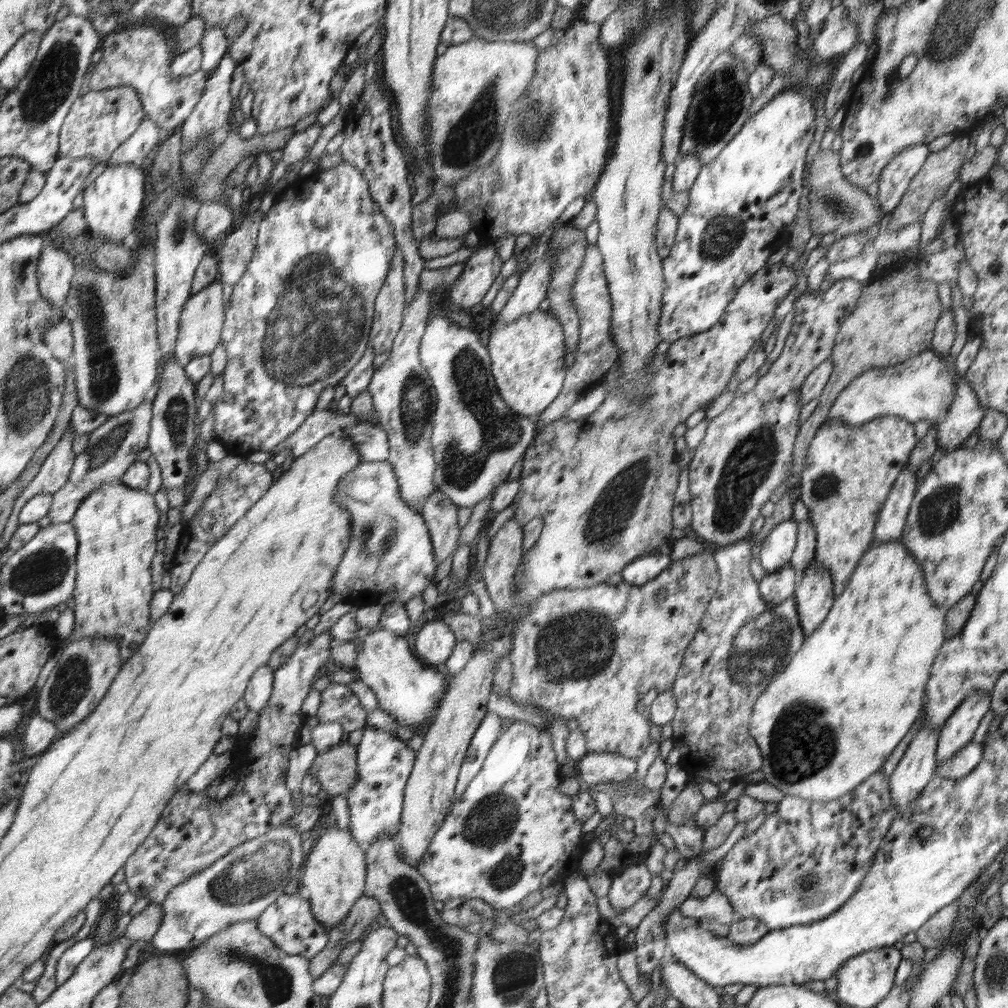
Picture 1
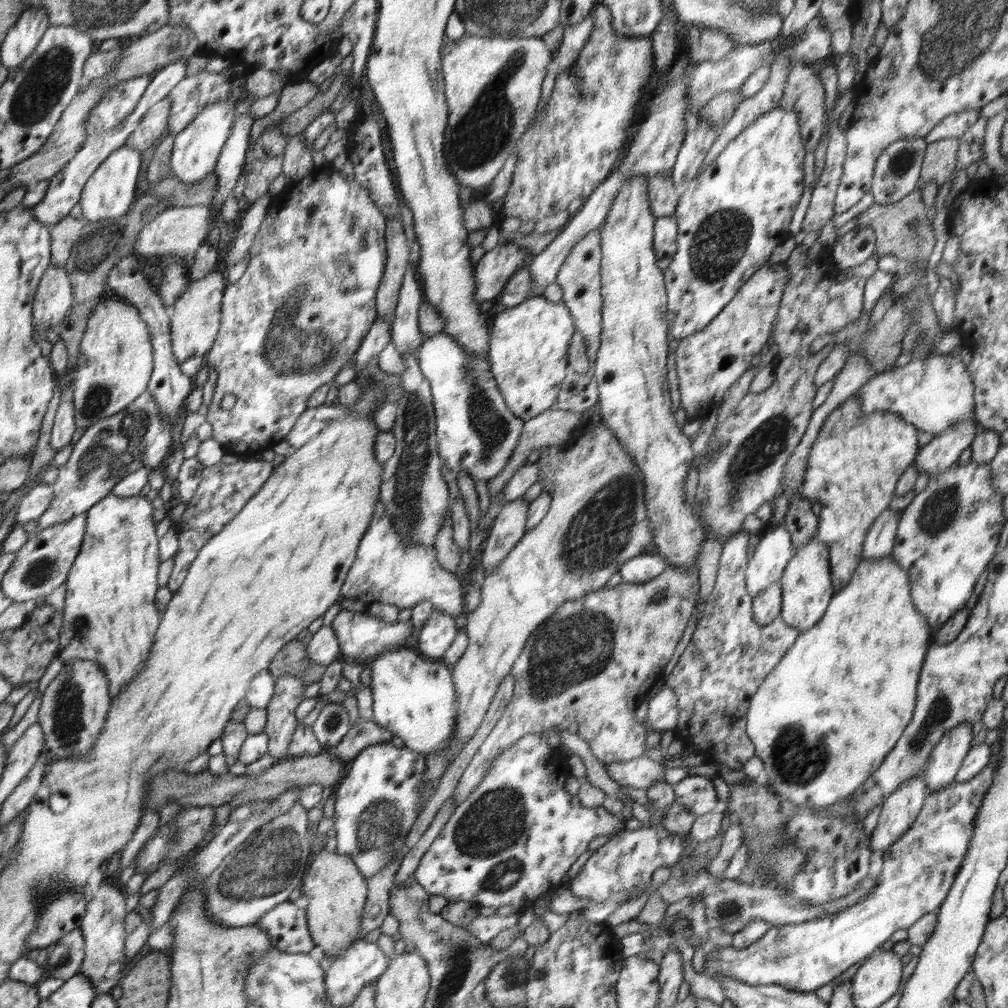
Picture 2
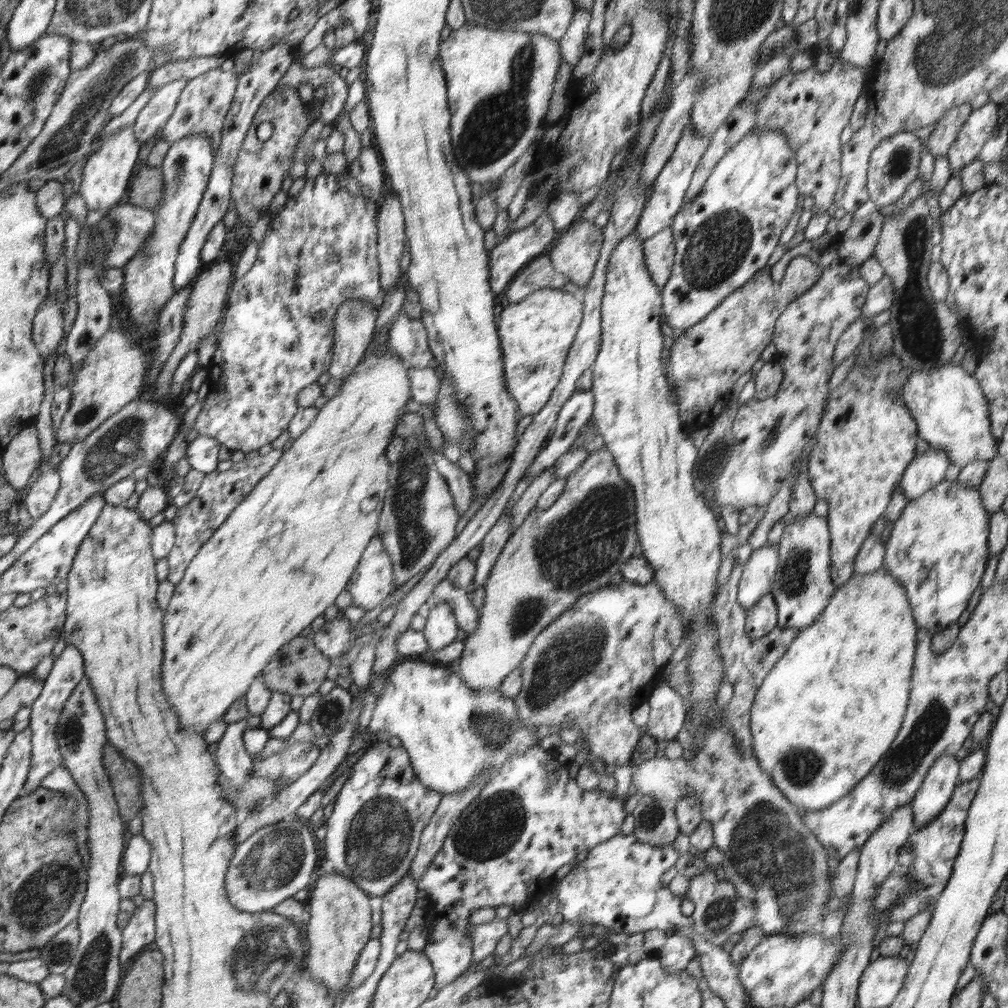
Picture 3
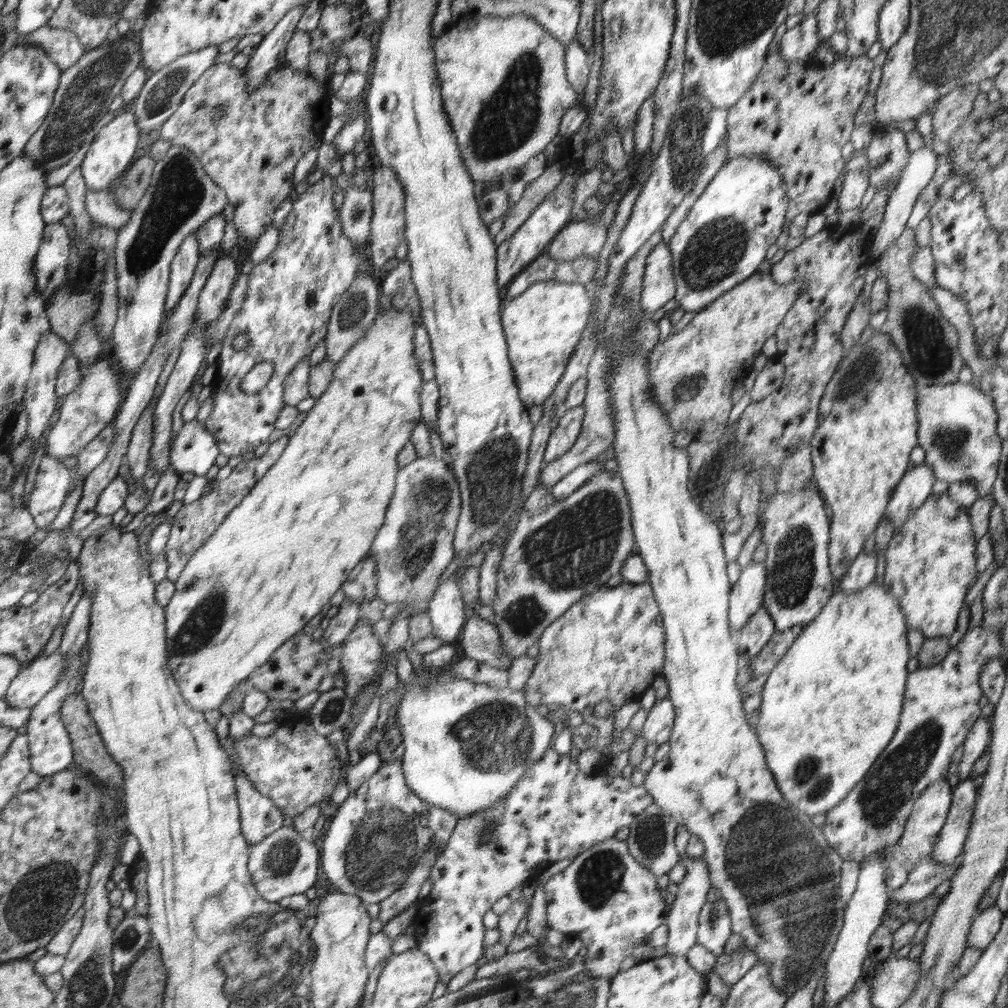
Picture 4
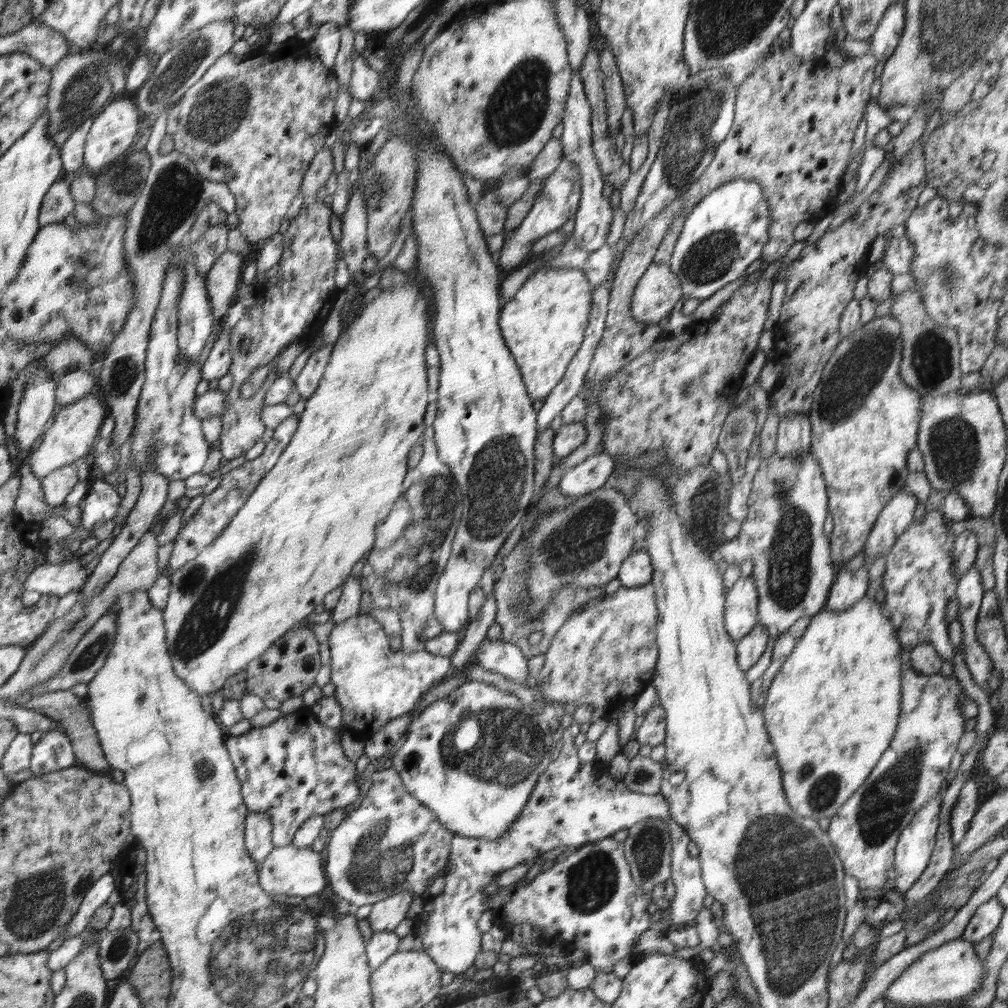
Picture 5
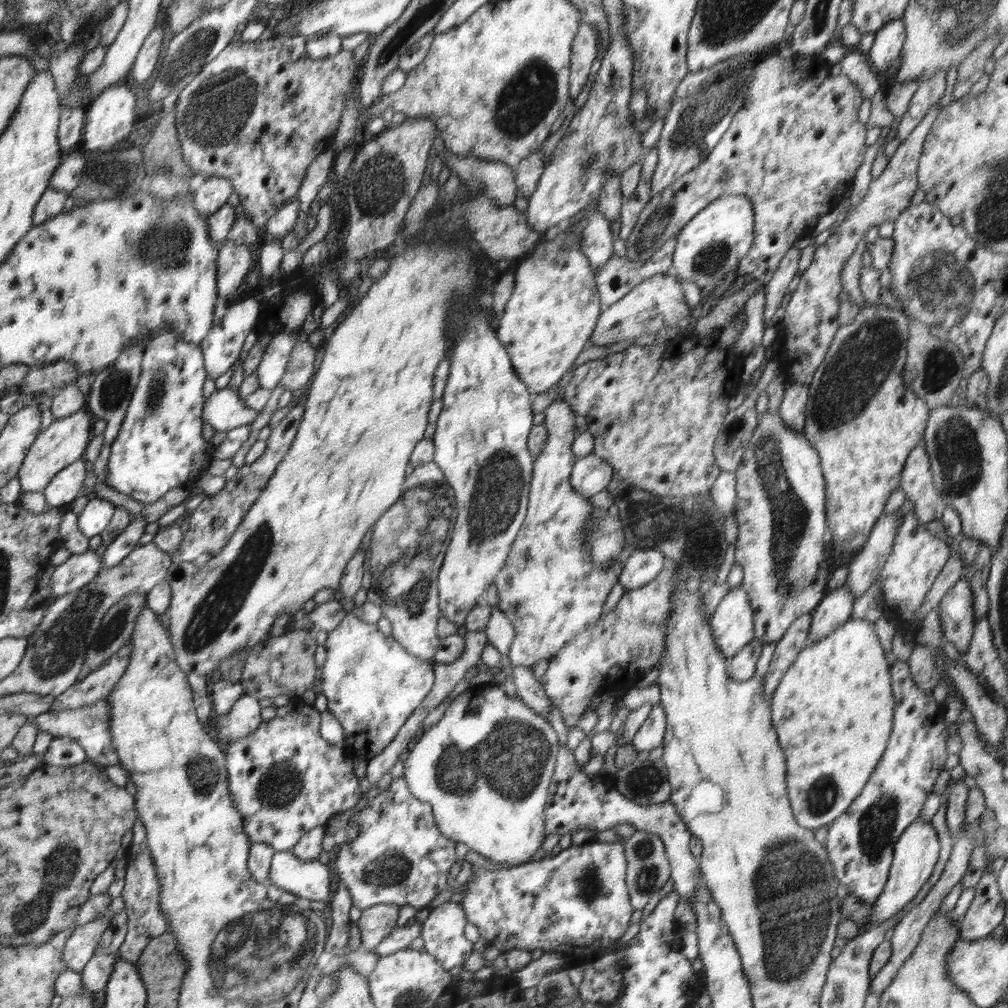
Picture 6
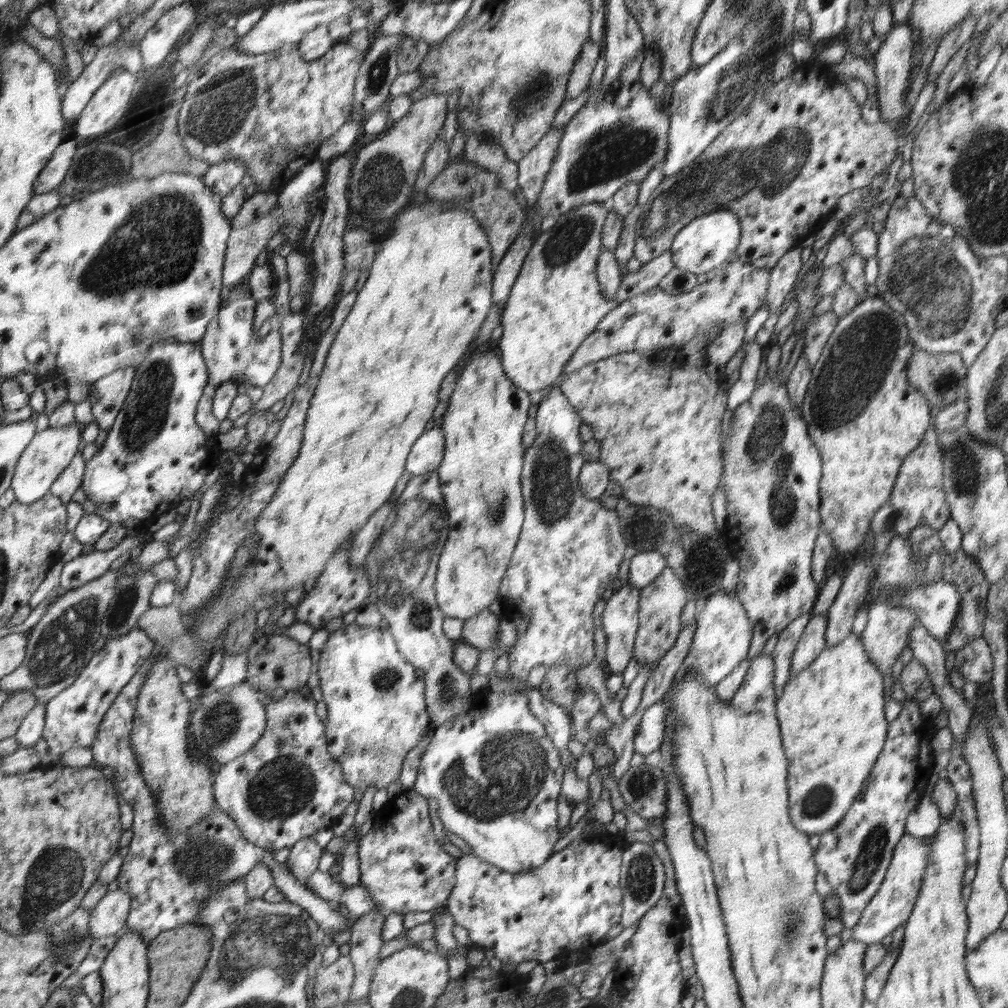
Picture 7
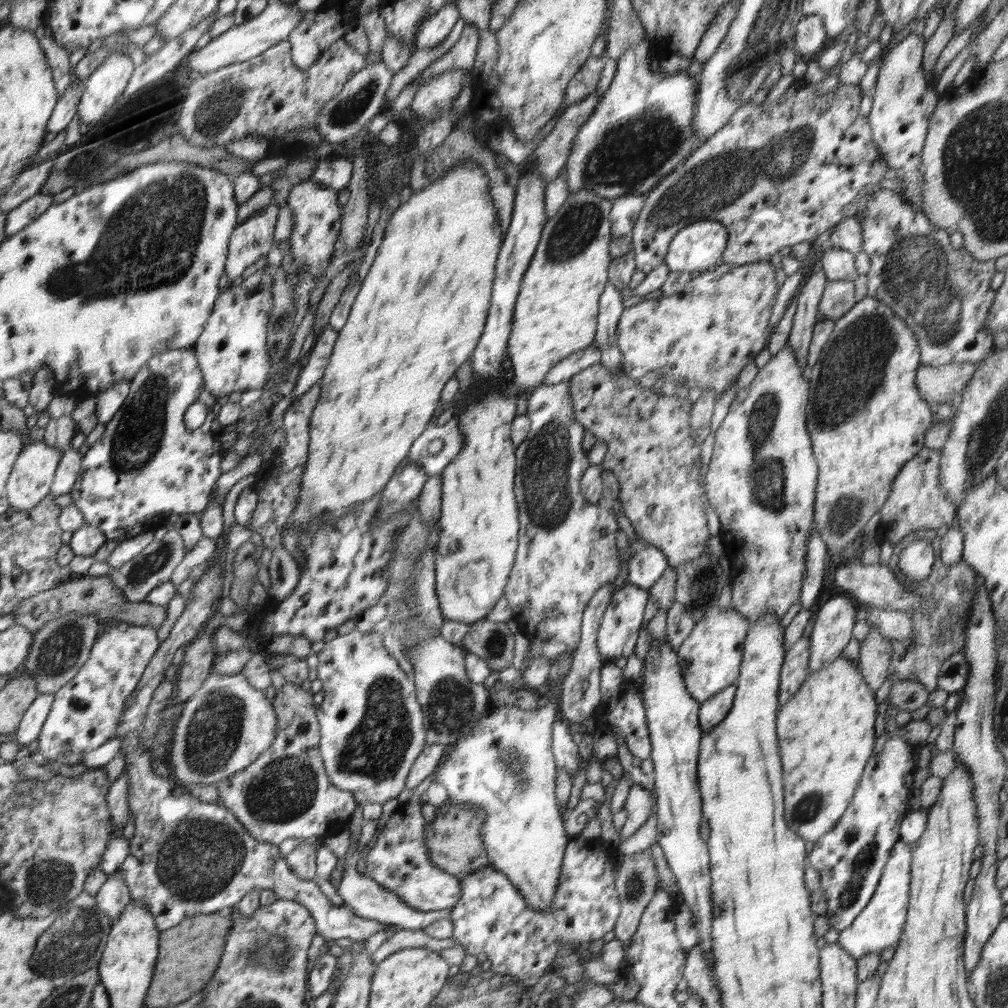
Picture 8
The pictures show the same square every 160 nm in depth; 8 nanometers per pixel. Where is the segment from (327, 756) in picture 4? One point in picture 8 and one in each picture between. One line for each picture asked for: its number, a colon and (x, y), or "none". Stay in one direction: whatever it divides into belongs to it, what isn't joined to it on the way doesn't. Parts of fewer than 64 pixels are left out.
5: (294, 768)
6: (285, 780)
7: (288, 785)
8: (286, 793)

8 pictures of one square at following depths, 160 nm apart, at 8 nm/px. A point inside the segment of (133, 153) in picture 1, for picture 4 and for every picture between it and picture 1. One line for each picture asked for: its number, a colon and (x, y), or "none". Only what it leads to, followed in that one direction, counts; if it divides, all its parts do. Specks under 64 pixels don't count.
2: (153, 123)
3: (155, 113)
4: (164, 90)

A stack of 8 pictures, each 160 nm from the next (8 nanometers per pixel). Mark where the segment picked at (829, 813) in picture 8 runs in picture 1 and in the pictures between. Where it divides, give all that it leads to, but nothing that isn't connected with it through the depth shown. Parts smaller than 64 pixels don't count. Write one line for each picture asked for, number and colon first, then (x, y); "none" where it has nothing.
1: (831, 718)
2: (848, 686)
3: (834, 703)
4: (832, 703)
5: (833, 708)
6: (832, 712)
7: (830, 715)

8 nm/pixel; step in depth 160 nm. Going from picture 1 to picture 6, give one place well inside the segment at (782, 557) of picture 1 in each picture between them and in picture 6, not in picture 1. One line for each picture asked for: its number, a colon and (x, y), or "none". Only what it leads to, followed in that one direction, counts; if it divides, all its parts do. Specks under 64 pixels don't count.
2: (772, 553)
3: (758, 574)
4: (746, 595)
5: (740, 614)
6: (731, 624)

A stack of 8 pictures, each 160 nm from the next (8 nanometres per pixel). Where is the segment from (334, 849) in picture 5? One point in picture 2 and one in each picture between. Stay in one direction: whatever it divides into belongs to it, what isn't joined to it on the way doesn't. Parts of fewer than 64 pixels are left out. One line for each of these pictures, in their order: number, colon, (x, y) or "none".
2: (377, 802)
3: (373, 835)
4: (378, 835)

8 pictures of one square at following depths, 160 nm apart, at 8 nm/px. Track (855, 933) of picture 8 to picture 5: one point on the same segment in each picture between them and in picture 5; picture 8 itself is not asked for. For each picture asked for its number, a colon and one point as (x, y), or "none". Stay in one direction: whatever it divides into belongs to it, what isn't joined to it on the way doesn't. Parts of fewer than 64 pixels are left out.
5: (914, 848)
6: (916, 852)
7: (890, 907)

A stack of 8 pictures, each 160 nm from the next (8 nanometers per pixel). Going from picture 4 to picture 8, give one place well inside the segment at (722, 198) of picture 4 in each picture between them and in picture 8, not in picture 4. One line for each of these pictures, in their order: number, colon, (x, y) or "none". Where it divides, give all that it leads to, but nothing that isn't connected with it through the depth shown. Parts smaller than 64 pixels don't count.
5: (725, 233)
6: (711, 245)
7: (708, 243)
8: (699, 247)

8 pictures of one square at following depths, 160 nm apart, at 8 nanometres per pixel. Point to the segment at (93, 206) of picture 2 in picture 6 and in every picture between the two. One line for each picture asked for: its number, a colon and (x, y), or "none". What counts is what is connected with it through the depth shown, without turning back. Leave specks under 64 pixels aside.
3: (106, 175)
4: (111, 150)
5: (115, 127)
6: (109, 116)

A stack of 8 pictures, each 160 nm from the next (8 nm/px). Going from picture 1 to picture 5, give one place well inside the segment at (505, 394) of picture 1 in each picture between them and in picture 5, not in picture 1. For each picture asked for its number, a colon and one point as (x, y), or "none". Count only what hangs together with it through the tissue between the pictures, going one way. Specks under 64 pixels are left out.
2: (528, 345)
3: (535, 334)
4: (543, 325)
5: (544, 324)

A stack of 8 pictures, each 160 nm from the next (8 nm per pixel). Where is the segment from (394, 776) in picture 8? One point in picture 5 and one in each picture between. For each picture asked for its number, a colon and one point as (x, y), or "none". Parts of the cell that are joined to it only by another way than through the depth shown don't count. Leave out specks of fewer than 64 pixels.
5: (374, 684)
6: (372, 685)
7: (376, 714)

